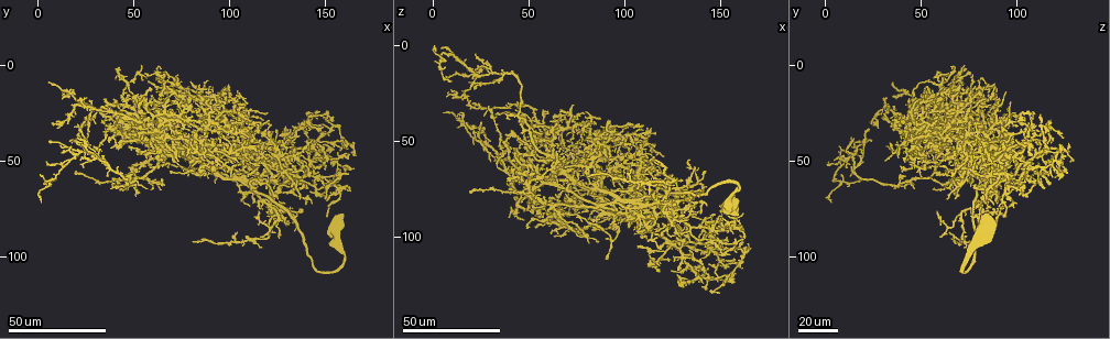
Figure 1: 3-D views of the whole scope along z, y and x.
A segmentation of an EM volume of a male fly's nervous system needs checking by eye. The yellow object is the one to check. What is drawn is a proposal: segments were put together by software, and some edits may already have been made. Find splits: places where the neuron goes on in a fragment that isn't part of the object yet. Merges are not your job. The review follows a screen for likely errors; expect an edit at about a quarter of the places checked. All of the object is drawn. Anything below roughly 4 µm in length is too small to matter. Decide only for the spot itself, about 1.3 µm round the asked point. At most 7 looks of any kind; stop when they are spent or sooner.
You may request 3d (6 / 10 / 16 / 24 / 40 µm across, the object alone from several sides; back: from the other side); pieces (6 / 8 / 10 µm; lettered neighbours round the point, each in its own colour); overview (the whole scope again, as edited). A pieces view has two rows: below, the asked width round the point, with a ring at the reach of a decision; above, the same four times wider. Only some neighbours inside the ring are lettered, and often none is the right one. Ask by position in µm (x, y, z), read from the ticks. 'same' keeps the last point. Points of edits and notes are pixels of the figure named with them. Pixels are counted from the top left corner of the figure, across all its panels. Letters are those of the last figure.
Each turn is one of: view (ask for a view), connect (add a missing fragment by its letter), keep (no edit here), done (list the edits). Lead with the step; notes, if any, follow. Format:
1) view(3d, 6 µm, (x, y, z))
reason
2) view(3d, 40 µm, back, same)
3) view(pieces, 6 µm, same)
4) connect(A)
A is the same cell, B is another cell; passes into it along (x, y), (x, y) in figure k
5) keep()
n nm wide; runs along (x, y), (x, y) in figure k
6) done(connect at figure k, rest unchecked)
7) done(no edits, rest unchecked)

view(3d, 24 µm, (110, 34, 44))
long arm stops here

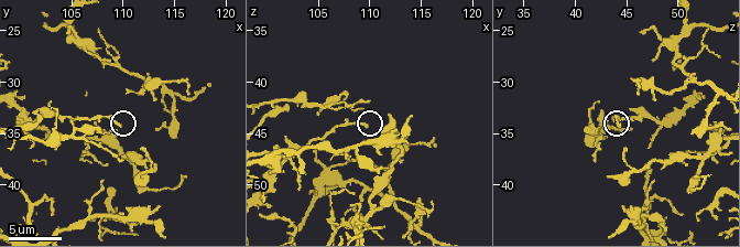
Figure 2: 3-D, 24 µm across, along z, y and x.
view(pieces, 6 µm, (109.6, 34.2, 44.0))

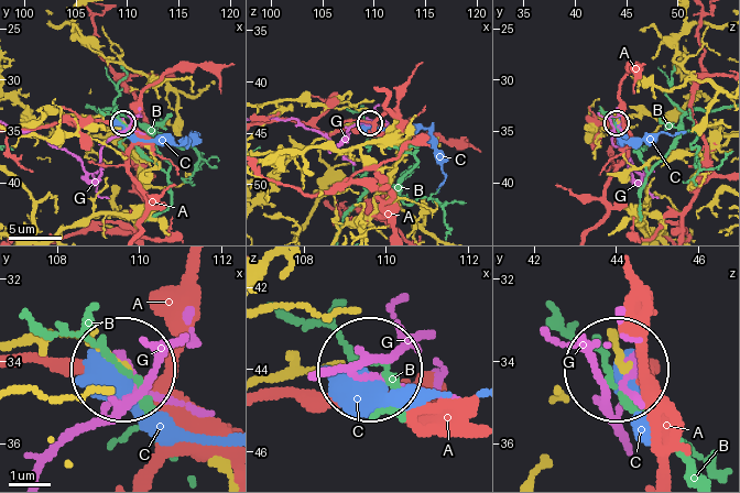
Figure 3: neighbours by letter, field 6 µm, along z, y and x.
keep()
A, B, C and G are other cells; none of them fits

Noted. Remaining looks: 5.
view(3d, 24 µm, (116, 90, 61))
free end

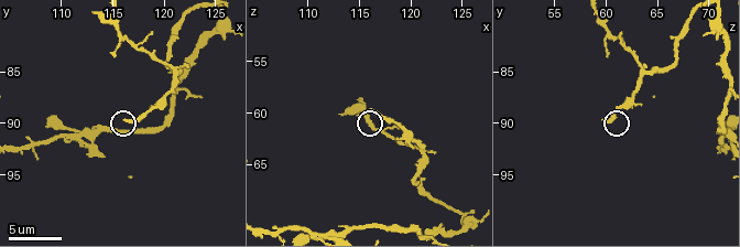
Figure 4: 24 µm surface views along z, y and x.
view(pieces, 6 µm, (116.4, 89.4, 59.8))
see the neighbours

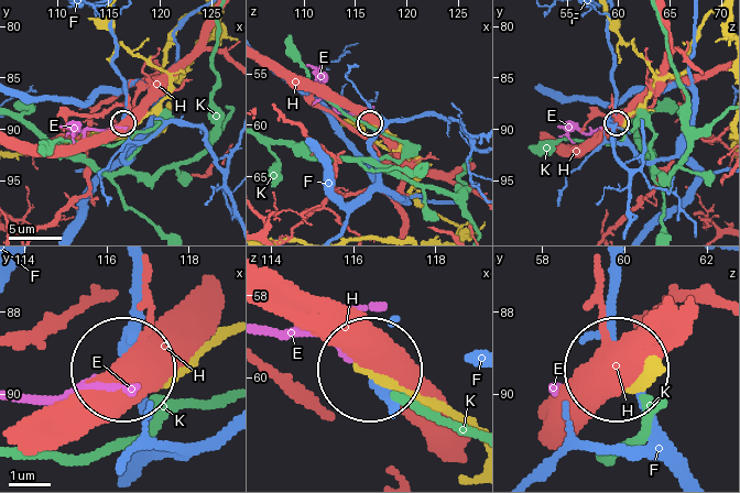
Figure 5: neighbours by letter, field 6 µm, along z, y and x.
connect(E)
E is the same cell, F, H and K are other cells; the neuron continues

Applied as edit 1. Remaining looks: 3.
view(overview)
see it whole again

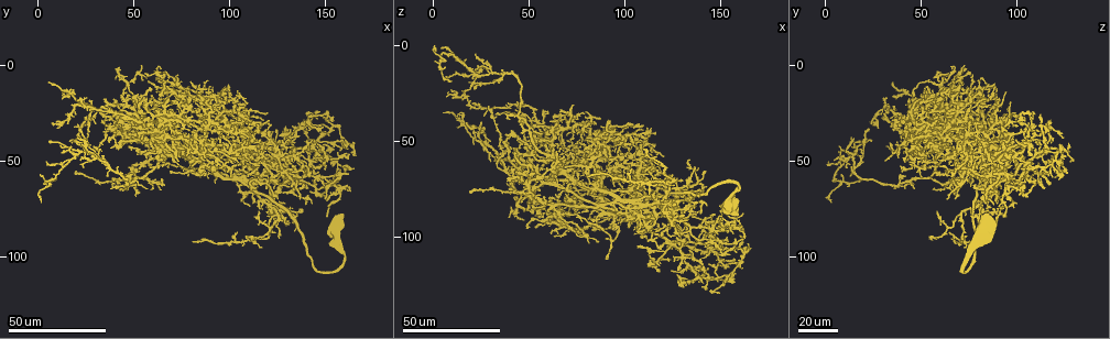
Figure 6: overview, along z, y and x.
view(3d, 24 µm, (155, 62, 110))
free end

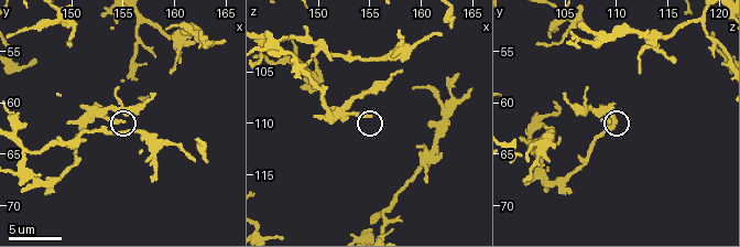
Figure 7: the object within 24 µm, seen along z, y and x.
view(pieces, 6 µm, (154.8, 61.6, 109.2))

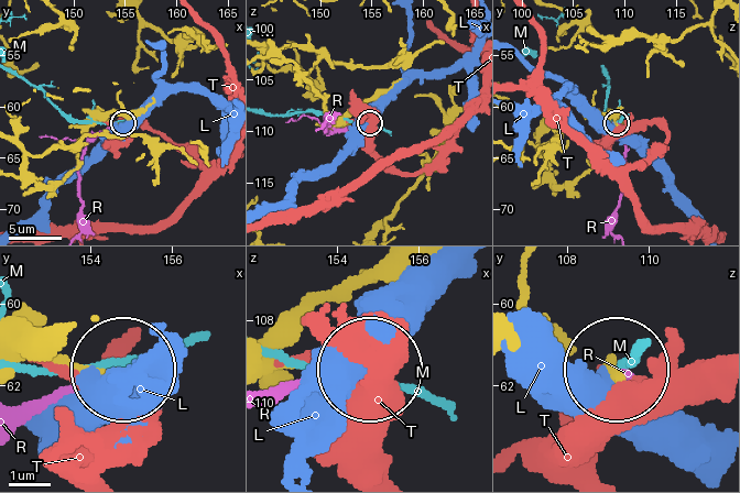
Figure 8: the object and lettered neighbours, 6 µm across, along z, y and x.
keep()
L, M, R and T are other cells; no lettered fragment goes on from it

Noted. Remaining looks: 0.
done(connect at figure 5, rest unchecked)

